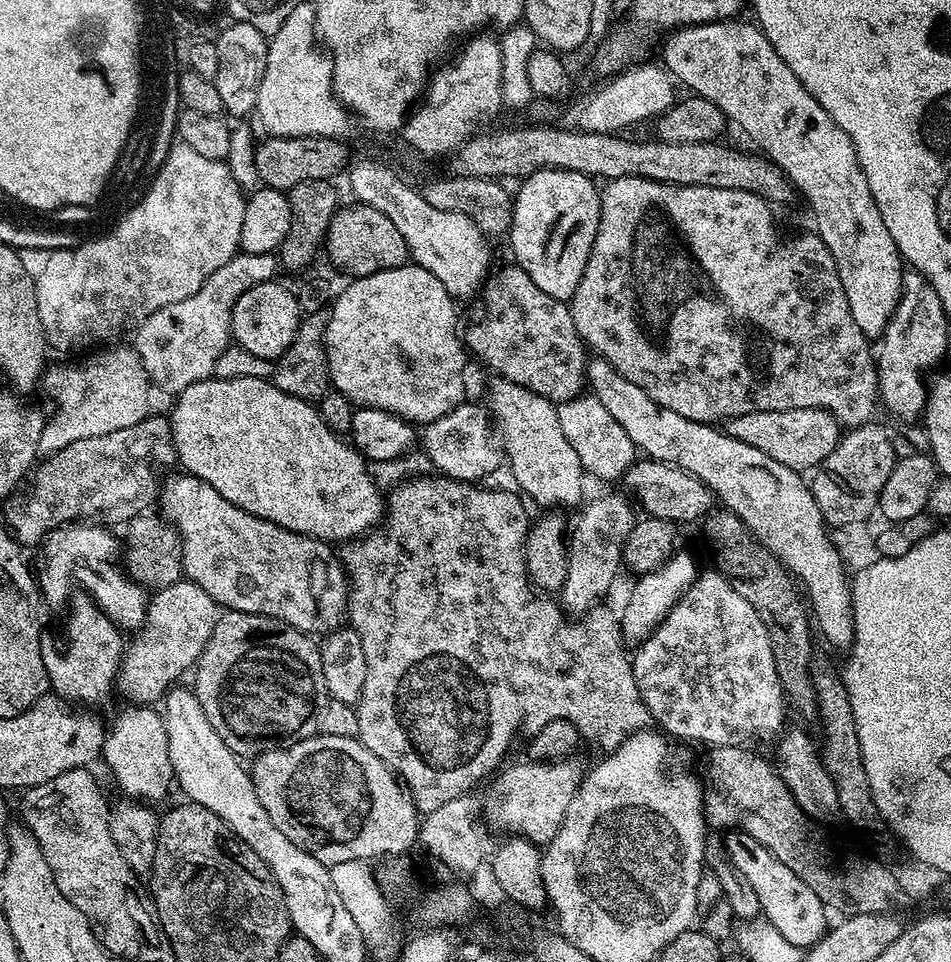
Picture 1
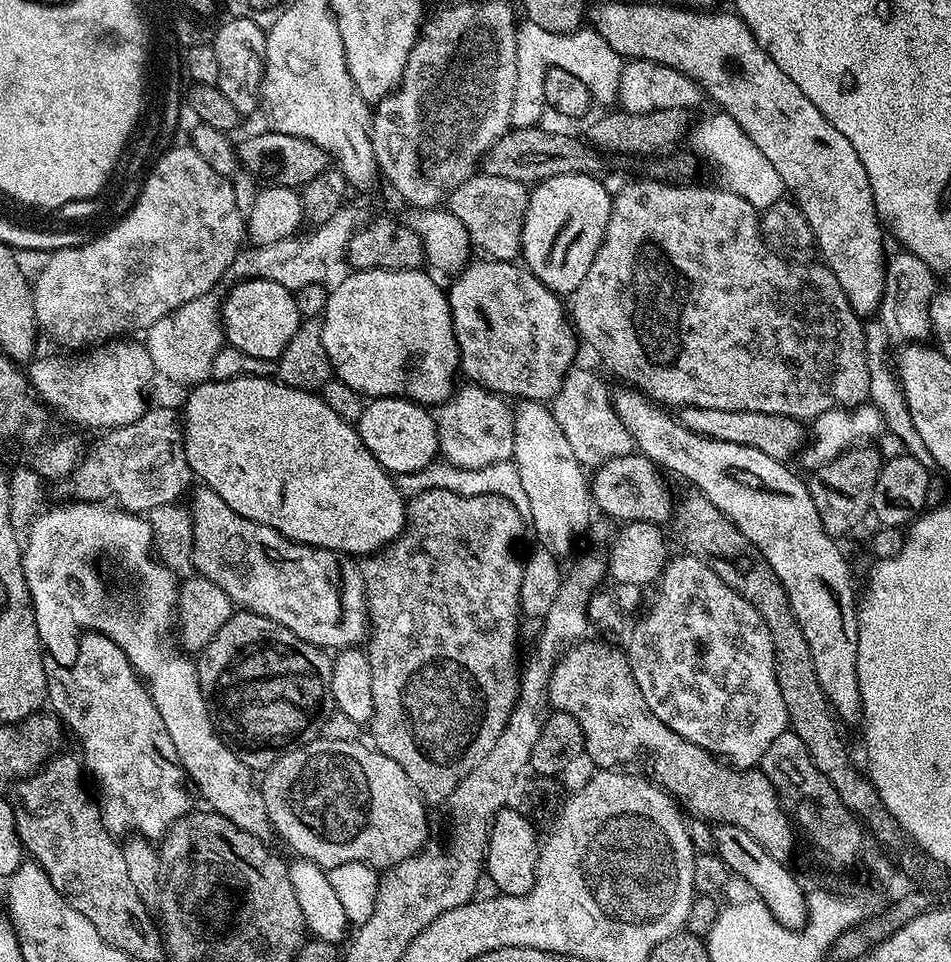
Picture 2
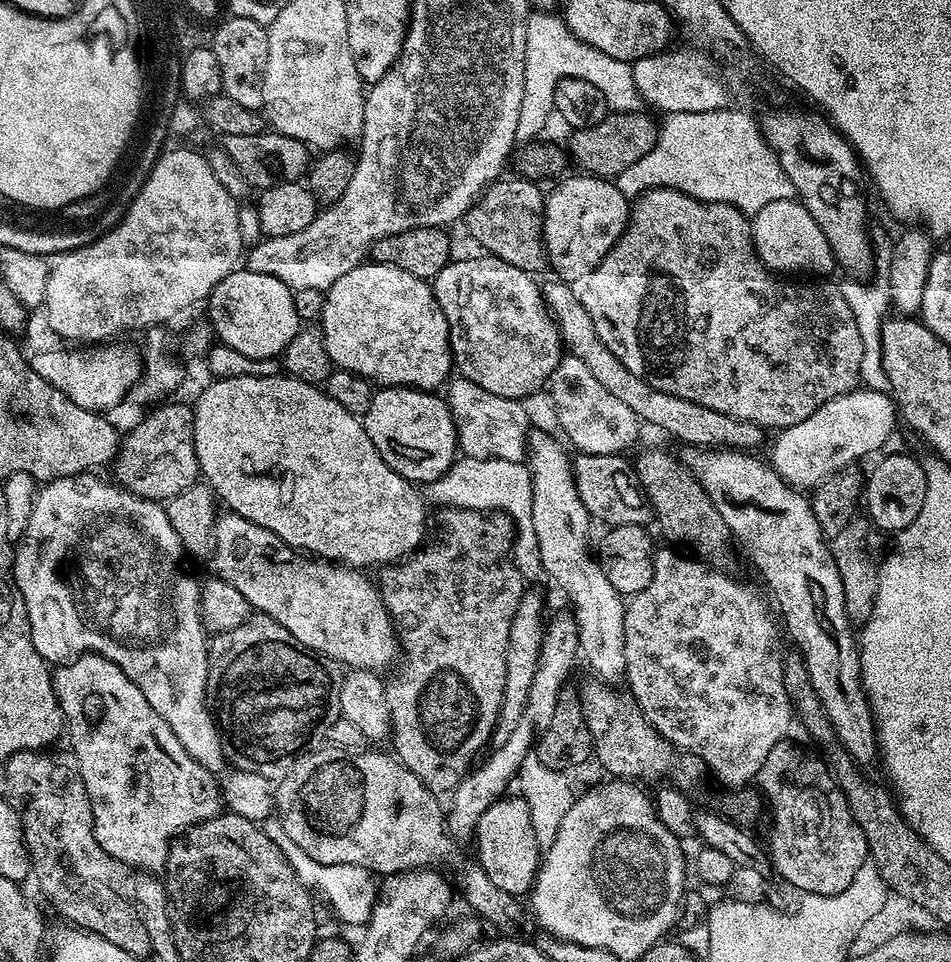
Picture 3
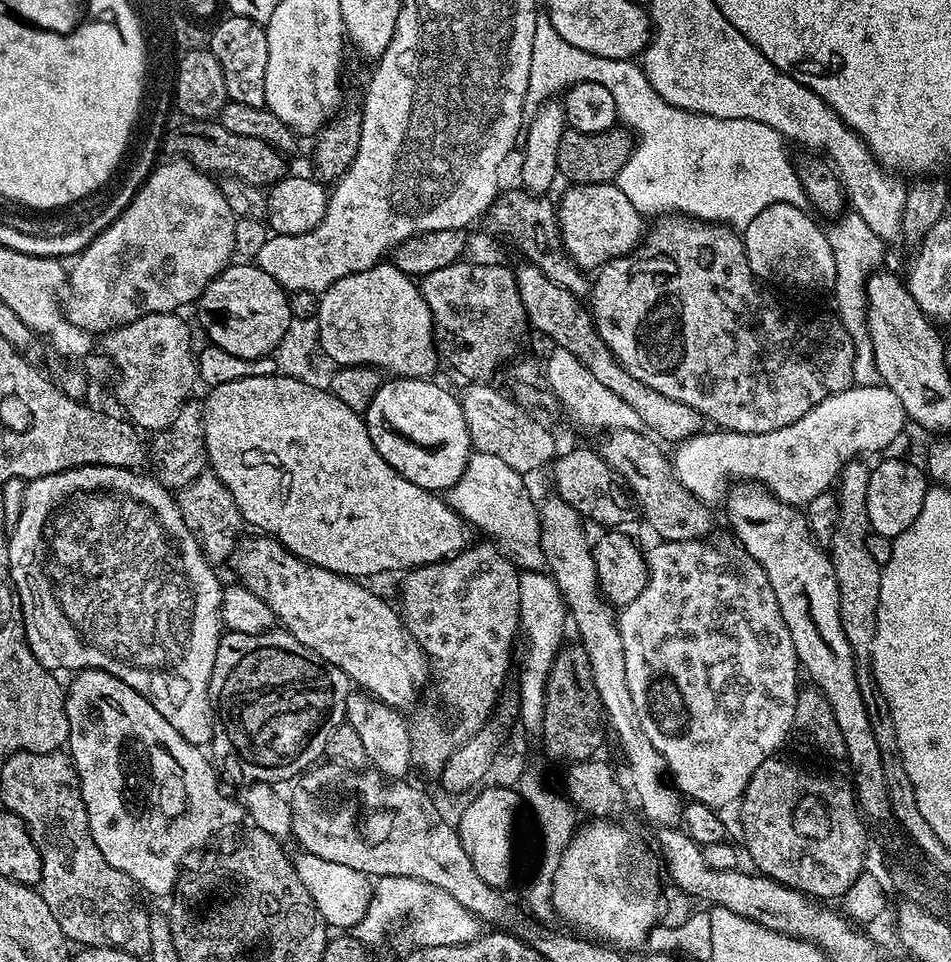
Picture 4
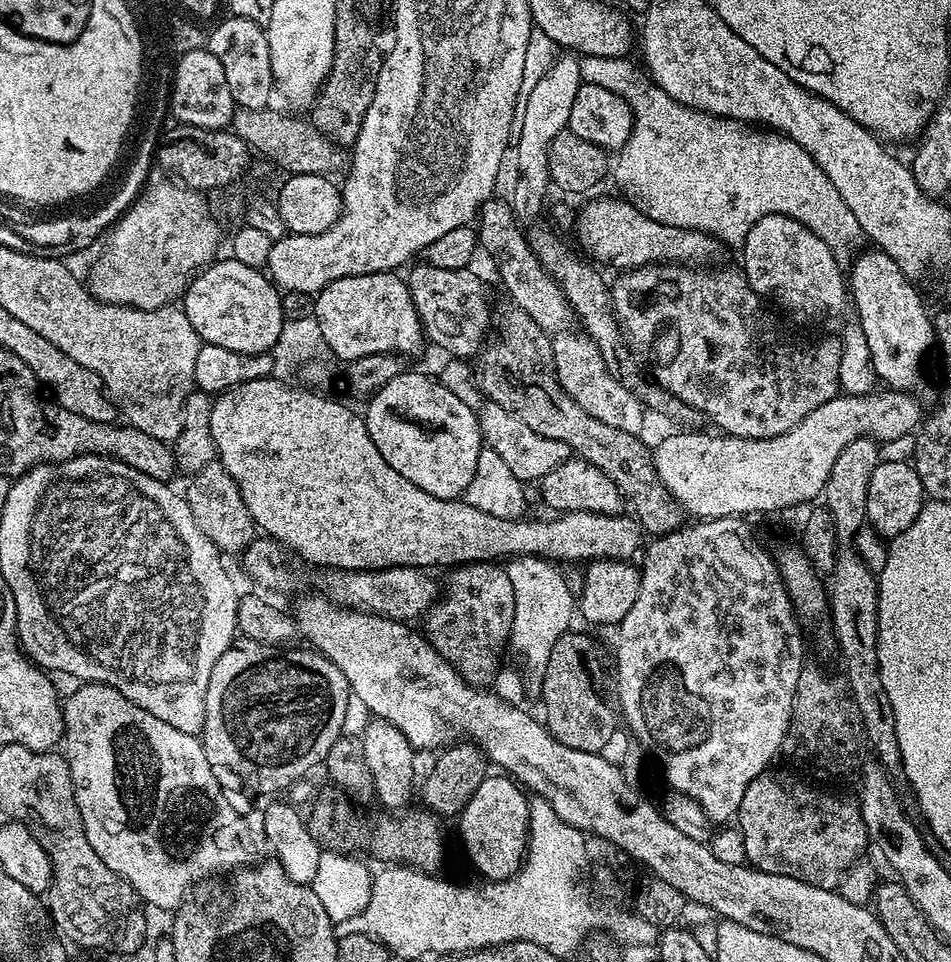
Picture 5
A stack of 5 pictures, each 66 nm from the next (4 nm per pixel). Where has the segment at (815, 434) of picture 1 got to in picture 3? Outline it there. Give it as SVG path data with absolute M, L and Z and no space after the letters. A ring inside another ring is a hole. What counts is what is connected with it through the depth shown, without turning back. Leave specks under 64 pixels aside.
M552 278L547 285L543 285L544 304L548 308L548 314L552 323L560 331L560 341L565 349L574 358L582 358L583 364L598 378L598 383L618 402L630 406L634 414L645 425L653 424L661 428L668 436L681 440L681 445L701 450L718 450L724 447L728 450L756 450L766 436L765 429L755 424L753 420L739 420L730 418L718 410L710 410L710 406L698 406L698 402L690 402L686 398L678 398L674 394L666 394L662 390L654 390L650 382L642 382L642 378L634 378L606 346L602 346L602 338L594 331L594 322L590 322L590 314L586 314L586 306L582 306L580 293L571 283L559 278Z

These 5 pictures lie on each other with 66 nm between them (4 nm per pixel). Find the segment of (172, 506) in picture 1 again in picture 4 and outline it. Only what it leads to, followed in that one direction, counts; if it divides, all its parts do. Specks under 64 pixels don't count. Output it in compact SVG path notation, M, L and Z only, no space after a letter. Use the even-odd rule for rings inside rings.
M267 534L251 535L245 535L232 549L230 565L240 575L237 576L239 583L258 594L258 598L262 598L262 602L270 606L283 631L298 638L302 646L314 650L314 654L318 654L327 664L338 666L338 670L345 672L357 689L390 708L411 709L421 699L419 696L424 683L425 688L429 683L430 665L422 646L418 646L418 642L409 634L401 613L393 605L392 609L382 597L375 596L370 589L363 588L359 579L339 576L337 572L331 572L322 566L307 564L293 552L287 552L277 540Z

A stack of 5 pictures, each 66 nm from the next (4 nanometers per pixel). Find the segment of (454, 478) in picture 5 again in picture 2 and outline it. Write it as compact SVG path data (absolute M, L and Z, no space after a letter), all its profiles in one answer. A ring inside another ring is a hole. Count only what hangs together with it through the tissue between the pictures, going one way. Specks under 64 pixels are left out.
M378 396L365 403L362 418L354 422L354 427L366 450L378 458L389 474L421 471L433 464L440 450L436 416L428 412L431 411L425 405L405 400L403 396Z

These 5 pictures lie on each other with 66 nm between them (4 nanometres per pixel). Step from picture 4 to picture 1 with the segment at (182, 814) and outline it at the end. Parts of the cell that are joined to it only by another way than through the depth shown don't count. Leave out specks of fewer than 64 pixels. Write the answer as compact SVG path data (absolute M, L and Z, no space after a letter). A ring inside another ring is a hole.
M84 594L78 596L75 597L76 608L67 609L68 649L63 652L48 638L41 639L40 649L51 691L69 702L81 700L84 703L81 705L94 706L90 704L96 704L114 692L126 640L120 637L123 636L121 629L96 605L95 600ZM152 706L126 707L107 729L102 760L108 763L117 786L130 795L127 797L140 802L160 800L167 794L168 787L174 784L164 717Z

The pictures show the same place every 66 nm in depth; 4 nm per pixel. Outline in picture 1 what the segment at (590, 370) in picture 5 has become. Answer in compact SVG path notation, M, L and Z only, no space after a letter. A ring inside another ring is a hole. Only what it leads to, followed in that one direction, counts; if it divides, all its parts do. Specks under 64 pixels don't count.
M581 394L575 396L573 400L557 407L558 426L562 426L562 434L566 434L566 442L574 446L574 451L578 454L578 462L582 462L585 473L589 477L597 476L600 480L616 481L623 477L631 464L635 464L638 459L638 449L634 442L630 442L630 437L626 435L626 430L618 426L618 421L607 412L606 406L598 402L598 398L591 394Z

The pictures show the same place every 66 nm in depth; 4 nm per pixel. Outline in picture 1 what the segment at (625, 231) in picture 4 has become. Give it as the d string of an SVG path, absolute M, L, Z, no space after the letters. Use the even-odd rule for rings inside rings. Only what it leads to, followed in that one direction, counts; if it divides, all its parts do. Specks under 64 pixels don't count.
M543 168L523 177L519 184L520 189L515 190L512 201L512 224L506 233L506 240L512 243L515 267L526 270L531 280L544 293L550 294L550 298L571 301L572 295L578 290L578 282L582 282L582 274L598 234L601 189L594 183L593 177L561 168Z

